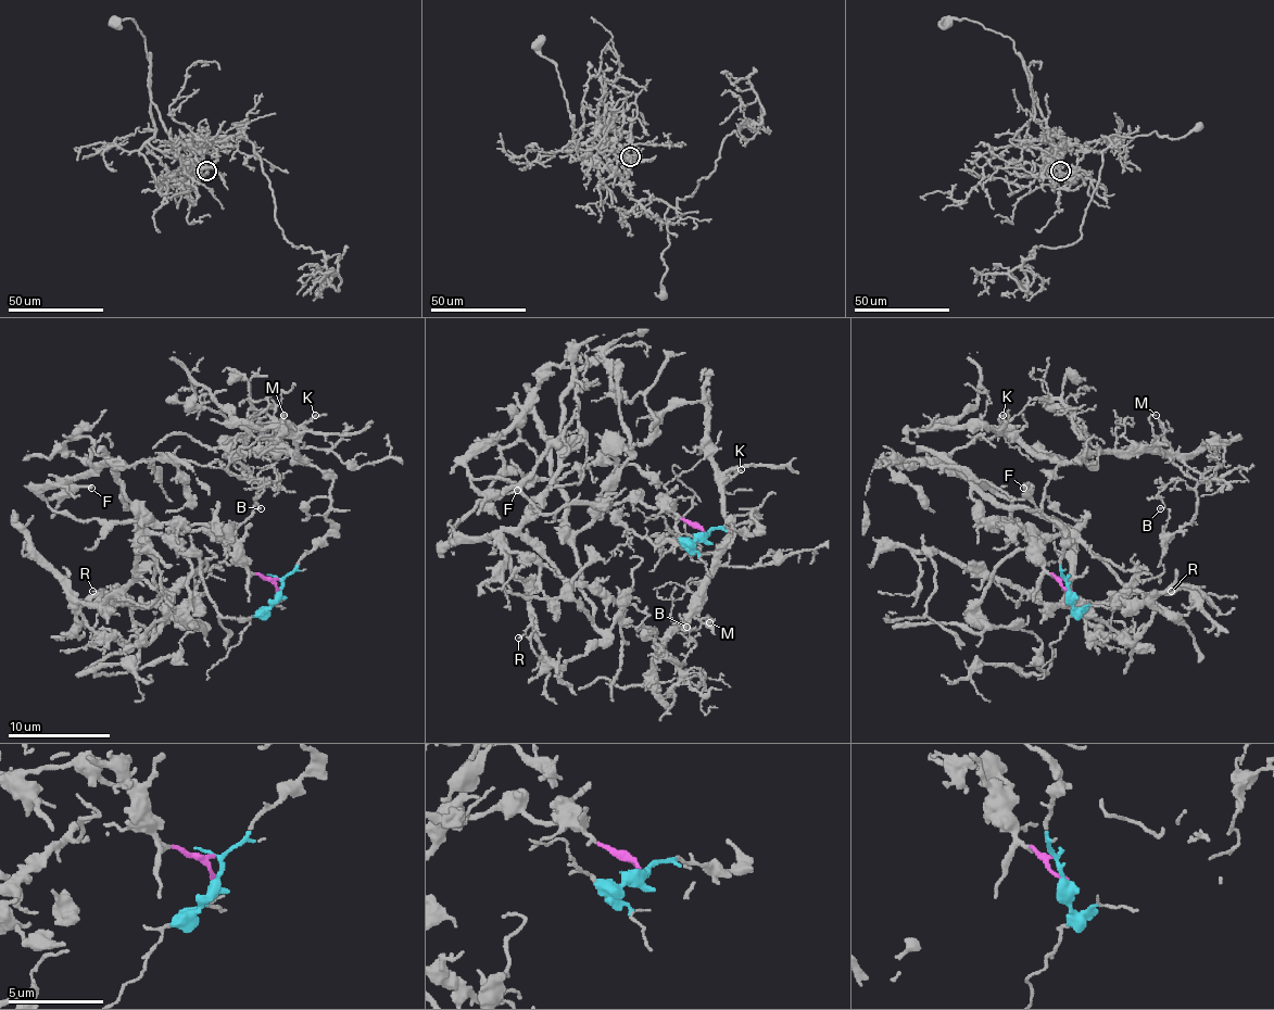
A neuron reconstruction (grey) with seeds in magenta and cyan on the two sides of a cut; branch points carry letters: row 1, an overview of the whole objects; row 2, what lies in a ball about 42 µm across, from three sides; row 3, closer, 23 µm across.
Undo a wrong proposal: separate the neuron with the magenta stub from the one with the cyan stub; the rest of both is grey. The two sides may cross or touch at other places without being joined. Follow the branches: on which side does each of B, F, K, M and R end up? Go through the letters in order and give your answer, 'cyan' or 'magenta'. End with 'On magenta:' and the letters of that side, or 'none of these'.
B: cyan
F: magenta
K: cyan
M: cyan
R: magenta
On magenta: F, R

